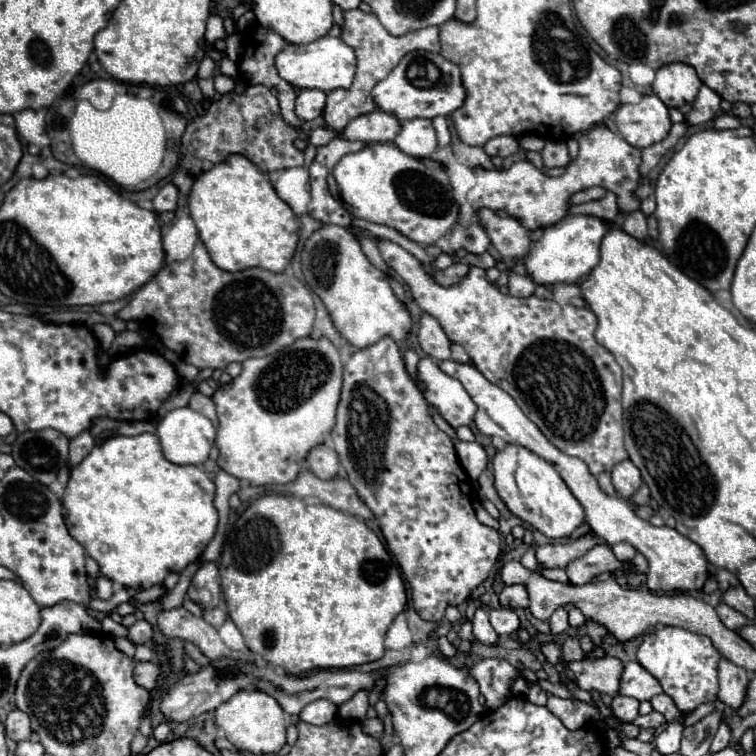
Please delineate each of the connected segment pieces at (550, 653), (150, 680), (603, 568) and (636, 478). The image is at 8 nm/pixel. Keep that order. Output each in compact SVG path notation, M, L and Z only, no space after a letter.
M546 641L546 643L540 643L540 651L546 655L546 661L550 661L552 665L560 663L562 659L562 647L554 641Z
M146 661L146 663L138 663L136 669L134 669L134 681L136 681L138 685L146 687L148 691L152 691L152 689L156 687L158 675L160 675L160 663Z
M598 543L584 557L570 563L566 573L572 585L586 585L586 583L592 583L592 579L598 577L600 573L616 573L618 565L620 561L612 557L610 545Z
M626 459L612 467L612 483L618 495L630 497L642 485L642 477L640 477L638 467L630 459Z

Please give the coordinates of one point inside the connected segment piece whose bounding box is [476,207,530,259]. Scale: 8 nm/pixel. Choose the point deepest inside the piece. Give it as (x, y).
(511, 240)

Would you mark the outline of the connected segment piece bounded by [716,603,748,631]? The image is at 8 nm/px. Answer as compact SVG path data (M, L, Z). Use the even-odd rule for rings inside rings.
M720 603L720 605L716 607L716 611L718 611L720 621L722 621L728 629L732 629L732 631L740 631L740 629L748 623L748 619L746 619L742 613L734 611L734 609L728 607L726 603Z

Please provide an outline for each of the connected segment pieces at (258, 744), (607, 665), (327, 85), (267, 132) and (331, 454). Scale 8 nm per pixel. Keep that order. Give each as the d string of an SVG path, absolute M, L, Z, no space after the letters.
M238 691L216 711L216 725L226 733L226 739L242 751L260 755L260 753L278 753L286 745L286 725L288 715L282 711L278 701L262 691Z
M602 657L596 661L588 661L588 659L572 661L570 671L576 675L576 683L584 691L596 689L612 697L620 693L620 679L622 679L624 663L616 657Z
M324 35L306 45L286 45L276 57L276 69L278 75L296 89L320 89L330 93L334 89L350 89L356 73L356 55L342 39Z
M250 85L244 93L226 93L214 101L204 115L194 117L182 135L182 145L198 159L220 163L232 153L246 155L262 171L278 171L288 167L302 167L304 153L294 145L298 129L288 125L278 107L278 99L264 85Z
M318 445L306 457L308 469L318 479L334 479L338 475L338 455L330 445Z

